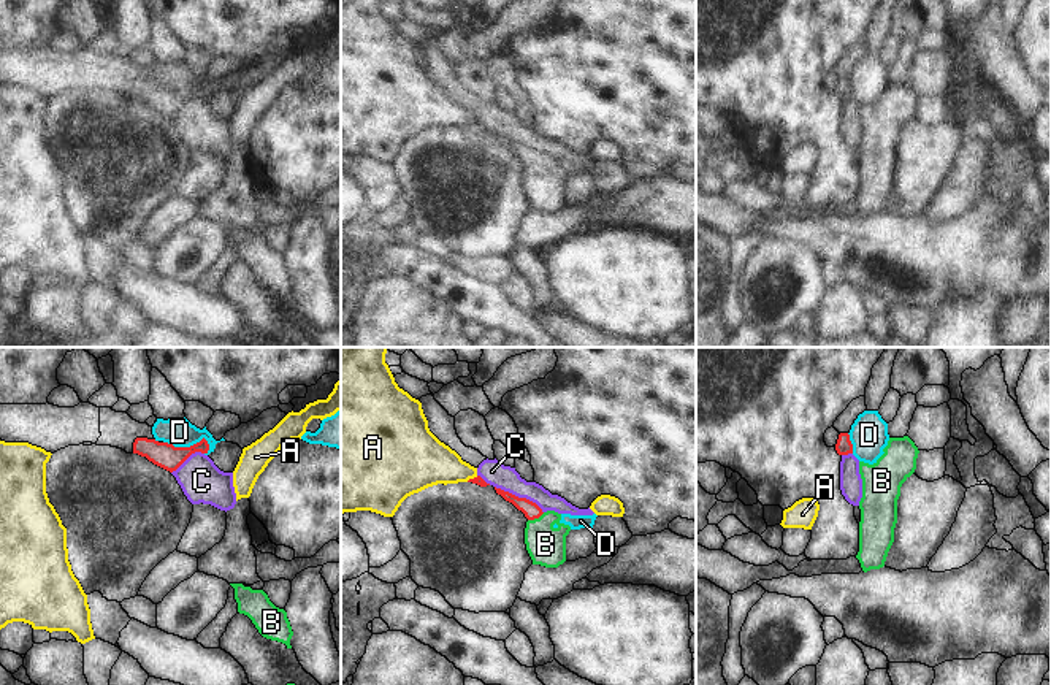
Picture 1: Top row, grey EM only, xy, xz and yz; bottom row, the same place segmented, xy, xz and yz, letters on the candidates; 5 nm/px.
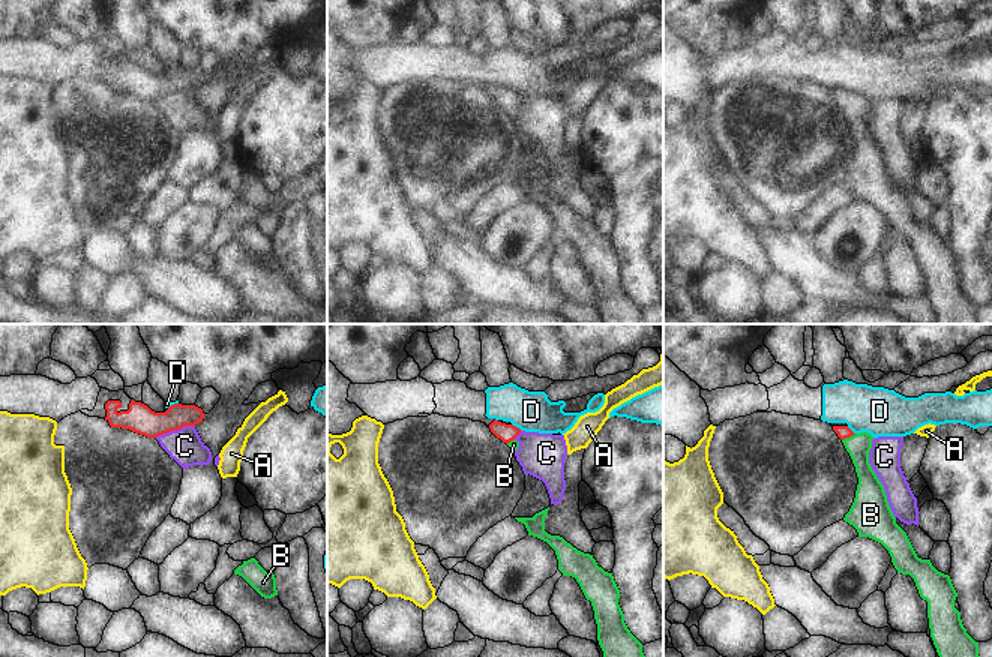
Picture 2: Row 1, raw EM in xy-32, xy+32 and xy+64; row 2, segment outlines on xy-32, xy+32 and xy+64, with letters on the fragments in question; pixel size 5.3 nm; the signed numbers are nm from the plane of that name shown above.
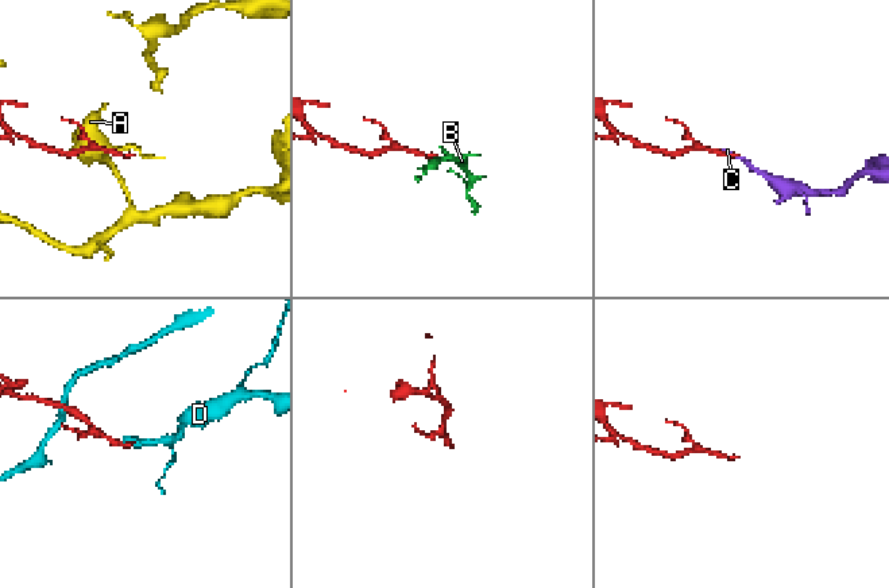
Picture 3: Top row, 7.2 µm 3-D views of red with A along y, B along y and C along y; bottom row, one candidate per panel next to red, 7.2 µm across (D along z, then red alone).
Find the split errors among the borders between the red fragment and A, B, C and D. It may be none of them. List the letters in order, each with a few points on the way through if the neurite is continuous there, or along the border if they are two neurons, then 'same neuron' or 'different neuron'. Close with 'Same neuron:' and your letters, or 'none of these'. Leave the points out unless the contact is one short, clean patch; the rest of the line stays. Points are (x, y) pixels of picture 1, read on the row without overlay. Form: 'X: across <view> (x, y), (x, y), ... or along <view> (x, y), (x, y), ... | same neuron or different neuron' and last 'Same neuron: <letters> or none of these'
A: different neuron
B: across xz (531, 156), (536, 162), (539, 181), (546, 189) | same neuron
C: along xz (495, 130), (531, 145), (542, 157) | different neuron
D: along xy (164, 86), (173, 91), (192, 91), (203, 83), (210, 94) | different neuron
Same neuron: B

